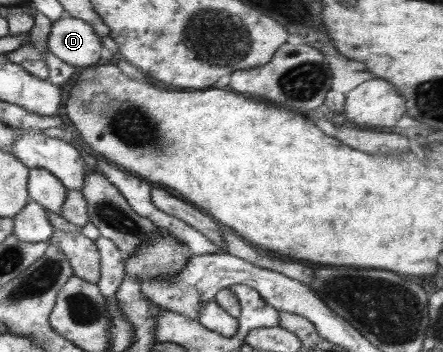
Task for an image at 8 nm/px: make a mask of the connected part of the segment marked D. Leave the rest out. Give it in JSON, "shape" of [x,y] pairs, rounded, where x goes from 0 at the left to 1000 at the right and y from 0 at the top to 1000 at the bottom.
{"shape":[[[144,48],[117,63],[113,85],[111,148],[142,176],[176,193],[230,176],[228,105],[190,57]]]}

